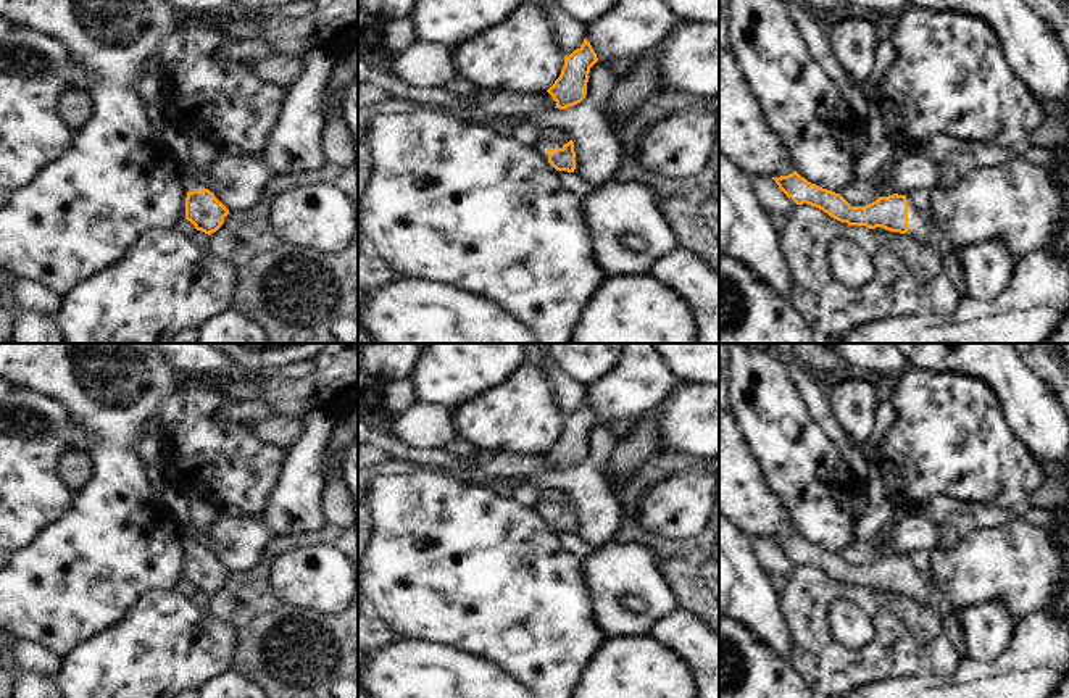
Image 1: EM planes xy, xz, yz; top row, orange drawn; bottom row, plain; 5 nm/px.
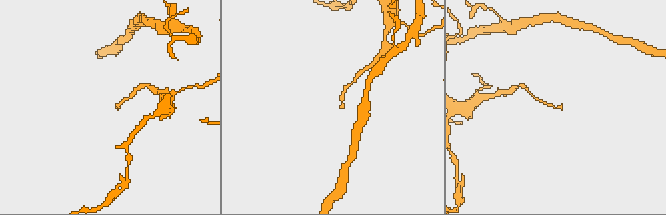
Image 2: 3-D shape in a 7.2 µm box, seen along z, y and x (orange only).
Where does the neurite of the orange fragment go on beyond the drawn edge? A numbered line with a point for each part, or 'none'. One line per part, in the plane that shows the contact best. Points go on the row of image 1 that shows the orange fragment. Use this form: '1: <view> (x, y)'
1: yz (918, 229)

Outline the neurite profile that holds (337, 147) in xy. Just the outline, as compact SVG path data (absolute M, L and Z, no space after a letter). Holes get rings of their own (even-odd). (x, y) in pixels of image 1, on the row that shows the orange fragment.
M337 111L326 114L322 153L326 156L326 164L335 164L339 168L356 166L351 135Z

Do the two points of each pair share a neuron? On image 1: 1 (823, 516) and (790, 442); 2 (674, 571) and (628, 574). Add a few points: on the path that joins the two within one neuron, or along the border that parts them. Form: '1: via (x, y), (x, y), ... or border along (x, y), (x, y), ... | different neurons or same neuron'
1: via (818, 498), (815, 482), (797, 460) | same neuron
2: border along (637, 544), (652, 552), (676, 608) | different neurons

